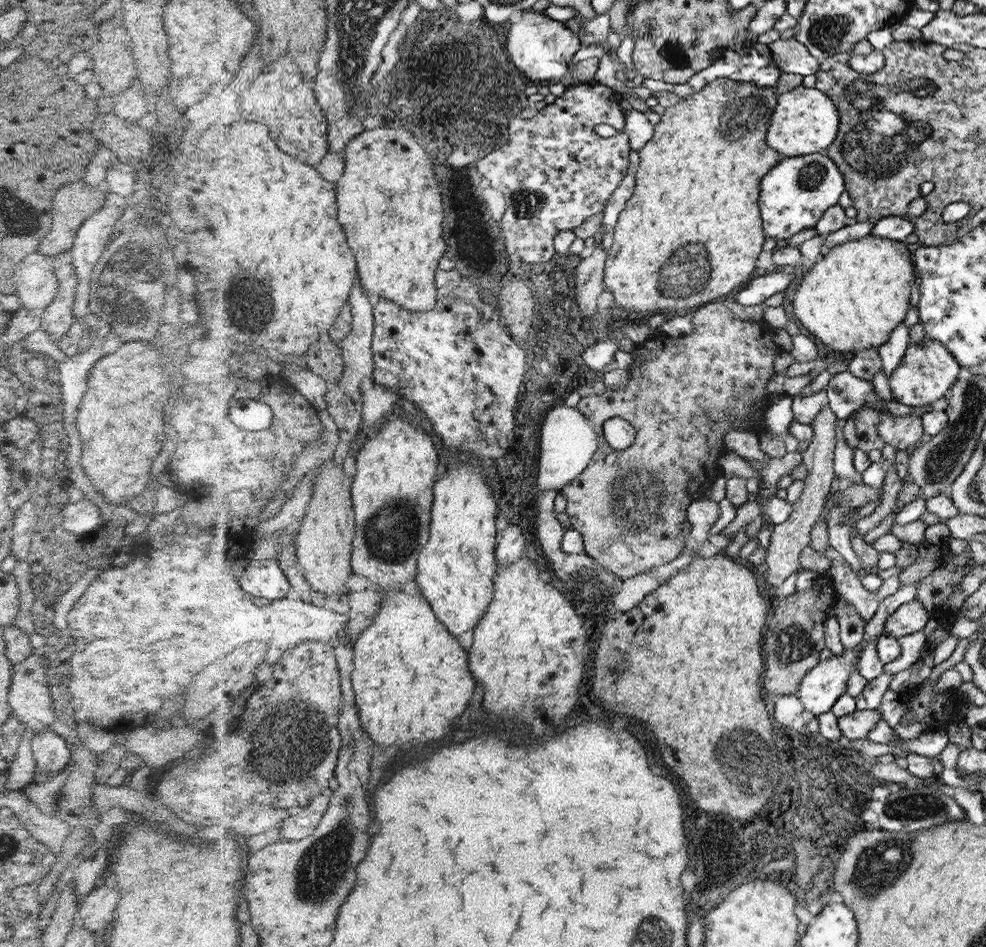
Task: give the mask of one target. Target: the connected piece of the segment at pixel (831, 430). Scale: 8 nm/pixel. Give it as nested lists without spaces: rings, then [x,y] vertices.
[[[826,406],[814,418],[814,422],[810,424],[814,429],[814,440],[802,445],[800,449],[801,462],[806,465],[807,470],[806,478],[803,479],[804,491],[800,498],[794,502],[793,512],[788,521],[775,526],[770,537],[770,546],[767,548],[768,553],[764,562],[766,578],[764,580],[768,584],[772,584],[772,586],[782,584],[786,578],[791,574],[797,573],[801,568],[800,554],[804,548],[810,546],[811,530],[816,522],[818,522],[822,512],[826,510],[825,505],[830,494],[832,480],[836,477],[833,458],[836,444],[836,426],[839,426],[839,424],[841,424],[841,420],[830,410],[829,406]]]

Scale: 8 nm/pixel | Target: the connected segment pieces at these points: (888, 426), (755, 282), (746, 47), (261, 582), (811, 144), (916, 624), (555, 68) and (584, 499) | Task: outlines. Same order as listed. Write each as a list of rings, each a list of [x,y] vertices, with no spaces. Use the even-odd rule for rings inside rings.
[[[880,413],[876,428],[885,444],[895,446],[898,451],[920,441],[926,430],[921,416],[894,417],[886,413]]]
[[[779,268],[774,273],[771,272],[768,275],[759,276],[749,281],[745,288],[736,293],[734,301],[744,306],[763,305],[774,294],[783,292],[790,285],[793,278],[794,274],[787,272],[784,268]]]
[[[744,41],[743,43],[728,48],[723,52],[723,55],[712,64],[712,67],[701,71],[693,79],[686,81],[684,84],[665,83],[662,80],[645,78],[642,82],[642,86],[644,86],[652,96],[656,96],[658,91],[669,90],[674,91],[680,99],[686,99],[686,97],[692,95],[692,93],[700,91],[704,86],[718,78],[730,78],[738,82],[756,84],[762,88],[775,88],[782,74],[783,73],[773,62],[773,53],[767,43],[761,44],[756,41]]]
[[[278,559],[254,560],[241,577],[244,589],[259,599],[286,598],[292,590],[290,578],[282,570]]]
[[[801,85],[791,92],[780,95],[780,104],[772,112],[766,142],[782,157],[812,155],[829,148],[839,134],[840,111],[835,101],[816,88]]]
[[[918,599],[901,604],[890,616],[884,632],[899,639],[904,635],[922,631],[930,620],[930,612]]]
[[[524,11],[522,20],[507,25],[506,52],[512,53],[517,68],[531,80],[560,82],[568,72],[568,62],[580,50],[580,40],[562,22],[548,18],[542,11]]]
[[[708,302],[708,303],[707,303],[707,304],[706,304],[706,305],[705,305],[705,304],[704,304],[704,305],[703,305],[703,306],[701,306],[701,307],[700,307],[700,308],[698,308],[698,310],[697,310],[697,311],[696,311],[696,312],[695,312],[695,313],[694,313],[694,314],[691,314],[691,315],[692,315],[692,325],[694,325],[694,328],[692,328],[692,332],[690,332],[690,334],[688,334],[688,335],[686,335],[686,336],[670,336],[670,334],[668,334],[668,332],[666,332],[666,334],[667,334],[667,335],[669,335],[669,336],[658,336],[658,338],[657,338],[657,339],[656,339],[656,335],[657,335],[657,334],[658,334],[658,332],[659,332],[659,331],[660,331],[660,332],[662,332],[662,331],[663,331],[663,330],[662,330],[662,329],[661,329],[661,327],[660,327],[660,330],[657,330],[657,331],[655,331],[655,329],[652,329],[652,334],[651,334],[651,338],[649,338],[649,339],[647,339],[647,340],[646,340],[646,341],[644,341],[644,342],[643,342],[643,343],[640,343],[640,344],[639,344],[639,343],[636,343],[636,346],[635,346],[635,349],[634,349],[634,350],[633,350],[633,352],[632,352],[632,356],[633,356],[633,357],[634,357],[634,359],[633,359],[633,362],[632,362],[632,363],[631,363],[631,365],[630,365],[630,366],[629,366],[629,368],[628,368],[628,370],[629,370],[629,372],[630,372],[630,373],[631,373],[631,376],[630,376],[630,378],[631,378],[631,379],[628,379],[628,382],[626,382],[626,384],[624,384],[624,385],[623,385],[623,386],[620,386],[620,387],[619,387],[619,388],[616,388],[616,389],[612,389],[612,390],[610,390],[610,389],[608,389],[608,390],[606,390],[606,391],[604,391],[604,393],[602,393],[602,394],[600,394],[600,395],[597,395],[597,394],[587,394],[587,395],[584,395],[584,396],[582,396],[582,398],[581,398],[581,399],[580,399],[580,401],[579,401],[579,402],[578,402],[578,404],[577,404],[577,406],[576,406],[576,408],[577,408],[577,409],[578,409],[578,410],[579,410],[579,411],[580,411],[580,412],[581,412],[581,413],[582,413],[582,414],[583,414],[583,415],[584,415],[584,416],[585,416],[585,417],[586,417],[586,418],[587,418],[587,419],[588,419],[588,420],[589,420],[589,421],[590,421],[590,422],[591,422],[591,423],[592,423],[592,424],[593,424],[593,425],[594,425],[594,428],[595,428],[595,429],[596,429],[596,433],[598,433],[598,434],[599,434],[599,440],[598,440],[598,442],[599,442],[599,443],[598,443],[598,446],[597,446],[597,449],[596,449],[596,452],[595,452],[595,453],[594,453],[594,456],[593,456],[593,457],[592,457],[592,460],[590,460],[590,462],[589,462],[589,463],[588,463],[588,466],[587,466],[587,467],[586,467],[586,468],[585,468],[585,469],[584,469],[584,470],[583,470],[583,471],[582,471],[582,472],[581,472],[581,473],[580,473],[580,474],[579,474],[579,475],[578,475],[578,476],[577,476],[577,477],[576,477],[576,478],[575,478],[575,480],[574,480],[574,481],[570,481],[570,483],[569,483],[569,484],[568,484],[568,485],[567,485],[567,486],[566,486],[566,487],[564,487],[564,488],[562,488],[562,489],[561,489],[561,490],[560,490],[560,494],[561,494],[561,495],[562,495],[562,496],[564,496],[564,498],[566,498],[566,502],[567,502],[567,503],[568,503],[568,504],[567,504],[567,507],[566,507],[566,512],[565,512],[565,514],[566,514],[566,515],[567,515],[567,516],[568,516],[568,517],[569,517],[569,518],[570,518],[570,521],[571,521],[571,528],[574,528],[574,529],[576,529],[576,530],[577,530],[577,531],[578,531],[578,532],[580,532],[580,534],[581,534],[581,535],[582,535],[582,540],[583,540],[583,546],[584,546],[584,547],[585,547],[585,554],[586,554],[586,555],[588,555],[588,556],[591,556],[591,557],[592,557],[592,558],[593,558],[593,559],[594,559],[594,562],[596,562],[596,563],[597,563],[597,564],[599,564],[599,565],[600,565],[600,566],[601,566],[601,570],[602,570],[602,571],[604,571],[604,572],[609,572],[609,573],[612,573],[612,574],[613,574],[613,575],[614,575],[614,576],[615,576],[615,577],[616,577],[616,580],[615,580],[615,583],[616,583],[616,587],[619,587],[619,586],[621,586],[621,584],[623,584],[623,583],[624,583],[624,582],[625,582],[625,581],[626,581],[626,579],[631,579],[631,578],[634,578],[634,577],[635,577],[635,576],[638,576],[638,575],[643,575],[643,574],[644,574],[644,573],[650,573],[650,572],[656,572],[656,568],[660,568],[660,566],[662,566],[662,564],[668,564],[668,562],[672,562],[672,560],[674,560],[674,559],[675,559],[675,558],[678,558],[678,556],[680,556],[680,554],[681,554],[681,552],[682,552],[682,548],[684,548],[684,542],[686,542],[686,536],[688,536],[688,534],[684,534],[684,535],[683,535],[683,536],[682,536],[682,534],[680,534],[680,532],[682,532],[682,528],[684,528],[684,522],[688,522],[688,508],[690,508],[690,504],[692,504],[692,502],[694,502],[694,500],[696,500],[696,501],[698,501],[698,496],[700,496],[700,497],[702,497],[702,499],[704,499],[704,498],[706,498],[706,495],[705,495],[705,493],[706,493],[706,490],[707,490],[707,489],[710,489],[710,488],[711,488],[711,486],[712,486],[712,484],[713,484],[713,483],[714,483],[714,481],[715,481],[715,480],[716,480],[716,479],[717,479],[717,478],[718,478],[718,477],[720,477],[720,476],[721,476],[721,472],[720,472],[720,470],[718,470],[718,458],[720,458],[720,456],[722,456],[722,454],[724,454],[724,452],[727,452],[727,451],[728,451],[728,450],[727,450],[727,448],[726,448],[726,445],[724,445],[724,434],[726,434],[726,432],[728,432],[728,430],[736,430],[736,431],[741,431],[741,430],[742,430],[742,422],[744,422],[744,424],[746,424],[746,429],[747,429],[747,430],[751,430],[751,431],[753,431],[753,432],[756,432],[756,430],[753,430],[753,428],[752,428],[752,426],[762,426],[762,424],[765,424],[765,419],[766,419],[766,411],[764,411],[764,410],[763,410],[763,409],[764,409],[764,405],[760,405],[760,402],[762,402],[762,400],[766,400],[766,396],[769,396],[769,395],[770,395],[770,394],[768,394],[768,391],[767,391],[767,384],[768,384],[768,380],[770,380],[770,379],[771,379],[771,378],[772,378],[772,377],[773,377],[773,376],[774,376],[774,375],[776,375],[776,374],[777,374],[777,373],[776,373],[776,370],[775,370],[775,369],[774,369],[774,360],[776,360],[776,356],[778,356],[778,354],[780,354],[780,353],[781,353],[781,352],[780,352],[780,348],[778,348],[778,346],[776,346],[776,344],[774,344],[774,340],[772,340],[772,336],[774,336],[774,331],[775,331],[775,329],[774,329],[774,328],[773,328],[773,327],[772,327],[772,326],[769,326],[769,325],[768,325],[768,324],[766,324],[766,322],[764,322],[764,321],[752,321],[752,322],[750,322],[750,321],[743,321],[743,320],[740,320],[740,319],[736,319],[736,318],[734,318],[734,316],[733,316],[733,314],[732,314],[732,313],[731,313],[731,311],[730,311],[730,309],[729,309],[729,308],[728,308],[728,307],[727,307],[727,306],[726,306],[726,303],[721,303],[721,302],[720,302],[720,303],[716,303],[716,302]],[[616,416],[620,416],[620,418],[623,418],[623,419],[624,419],[624,420],[627,420],[627,421],[628,421],[628,422],[630,422],[630,424],[631,424],[631,425],[632,425],[632,426],[633,426],[633,427],[634,427],[634,430],[636,430],[636,438],[635,438],[635,441],[634,441],[634,443],[632,443],[632,445],[630,445],[630,446],[628,446],[628,448],[626,448],[626,449],[624,449],[624,450],[616,450],[616,449],[614,449],[614,448],[612,448],[612,446],[610,446],[610,444],[608,444],[608,441],[606,441],[606,437],[604,437],[604,422],[606,422],[606,420],[608,420],[608,418],[616,418]]]

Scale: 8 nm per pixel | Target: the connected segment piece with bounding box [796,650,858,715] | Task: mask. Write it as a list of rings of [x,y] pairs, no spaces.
[[[844,650],[844,654],[832,654],[831,658],[820,661],[808,670],[796,694],[804,710],[815,715],[832,710],[846,692],[846,681],[854,671],[856,655],[856,650]]]

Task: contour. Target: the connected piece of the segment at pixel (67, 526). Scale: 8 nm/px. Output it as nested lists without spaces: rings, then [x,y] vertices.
[[[82,499],[74,504],[66,504],[62,508],[64,530],[68,532],[76,532],[76,534],[84,534],[90,530],[97,530],[99,525],[110,521],[112,518],[101,514],[100,508],[91,502],[91,500]]]

